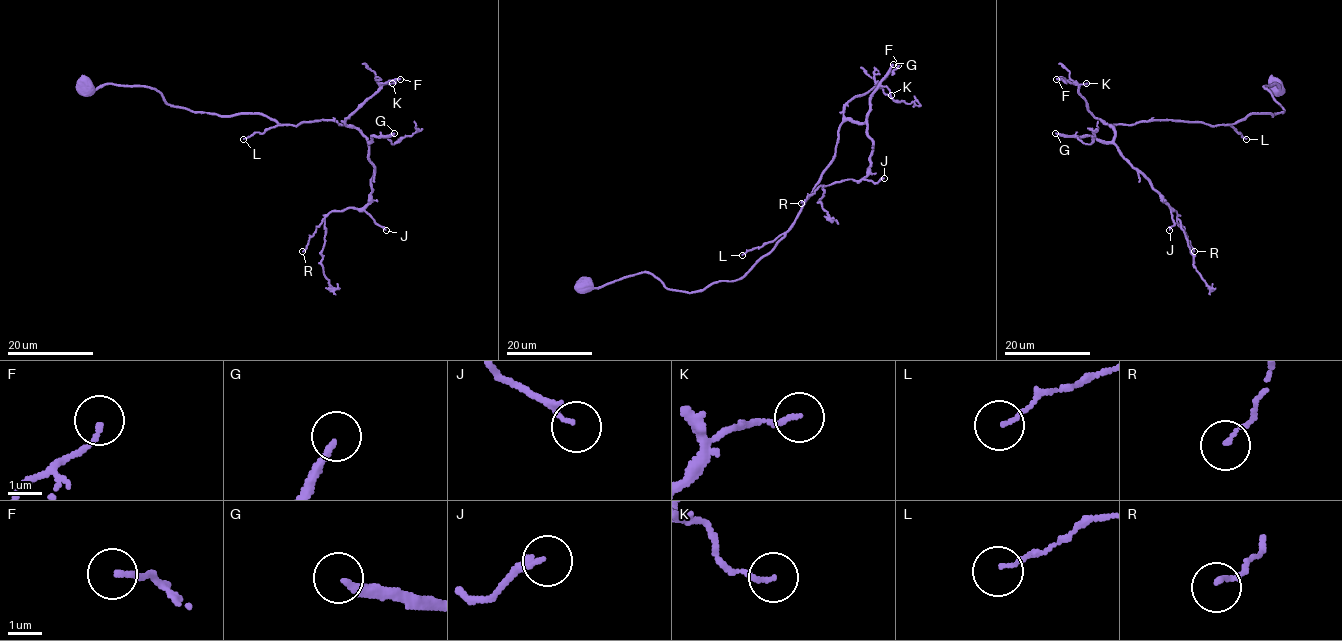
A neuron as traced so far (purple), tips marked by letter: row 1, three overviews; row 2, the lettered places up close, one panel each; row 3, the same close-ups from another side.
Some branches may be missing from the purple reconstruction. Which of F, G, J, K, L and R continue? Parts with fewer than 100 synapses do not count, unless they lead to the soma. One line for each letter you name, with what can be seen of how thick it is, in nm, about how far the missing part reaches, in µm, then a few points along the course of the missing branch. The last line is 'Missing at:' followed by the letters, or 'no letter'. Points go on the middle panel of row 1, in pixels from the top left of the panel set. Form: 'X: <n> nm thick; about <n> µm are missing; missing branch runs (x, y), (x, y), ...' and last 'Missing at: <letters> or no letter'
G: 200 nm thick; about 190 µm are missing
Missing at: G

